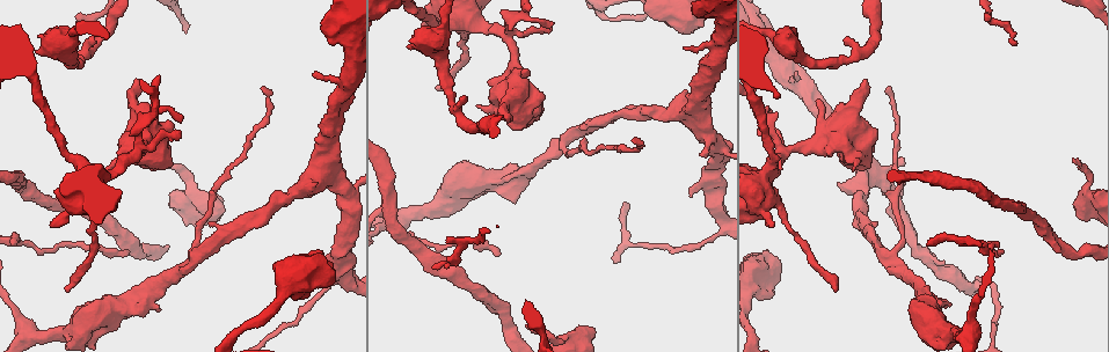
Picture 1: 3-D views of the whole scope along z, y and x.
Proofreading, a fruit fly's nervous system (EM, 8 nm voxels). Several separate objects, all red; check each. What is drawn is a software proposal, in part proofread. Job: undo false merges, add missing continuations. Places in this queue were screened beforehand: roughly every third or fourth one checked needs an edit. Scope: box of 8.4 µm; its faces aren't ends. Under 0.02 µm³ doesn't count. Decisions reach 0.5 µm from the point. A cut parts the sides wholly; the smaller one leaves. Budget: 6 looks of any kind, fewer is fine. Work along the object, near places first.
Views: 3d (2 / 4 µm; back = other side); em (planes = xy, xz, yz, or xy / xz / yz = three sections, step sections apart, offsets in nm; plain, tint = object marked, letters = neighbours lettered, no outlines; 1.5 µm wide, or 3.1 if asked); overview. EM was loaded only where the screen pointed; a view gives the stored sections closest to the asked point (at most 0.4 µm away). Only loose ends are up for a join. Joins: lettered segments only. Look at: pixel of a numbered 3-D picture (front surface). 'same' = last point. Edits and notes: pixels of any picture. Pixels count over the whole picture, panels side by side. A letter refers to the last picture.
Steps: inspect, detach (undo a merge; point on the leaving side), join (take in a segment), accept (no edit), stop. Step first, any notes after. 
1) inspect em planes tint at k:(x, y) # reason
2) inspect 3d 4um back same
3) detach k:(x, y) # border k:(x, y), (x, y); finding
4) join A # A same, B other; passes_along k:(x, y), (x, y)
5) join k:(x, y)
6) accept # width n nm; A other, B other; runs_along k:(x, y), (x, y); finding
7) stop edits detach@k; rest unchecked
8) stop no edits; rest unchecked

inspect em xz step 4 tint at 1:(501, 254) # an open end

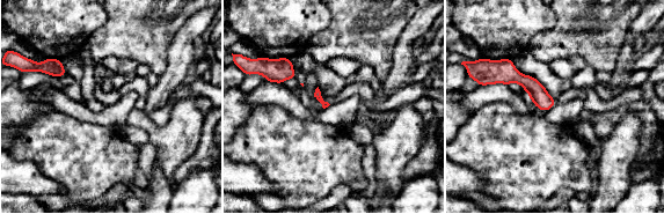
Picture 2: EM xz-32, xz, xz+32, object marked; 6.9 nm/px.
inspect em planes letters same

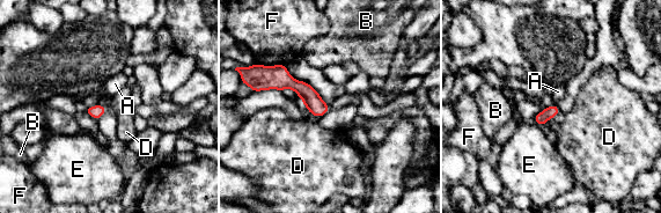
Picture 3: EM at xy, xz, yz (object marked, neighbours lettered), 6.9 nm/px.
accept # A other, B other, D other, E other, F other; runs_along 3:(265, 85), (294, 83), (325, 108); none of them fits

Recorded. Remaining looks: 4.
inspect em xz step 4 plain at 1:(968, 333) # sharp bend

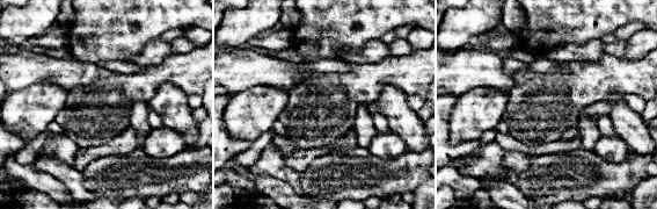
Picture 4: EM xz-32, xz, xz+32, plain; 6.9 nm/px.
inspect em xz step 4 letters same # what lies round it

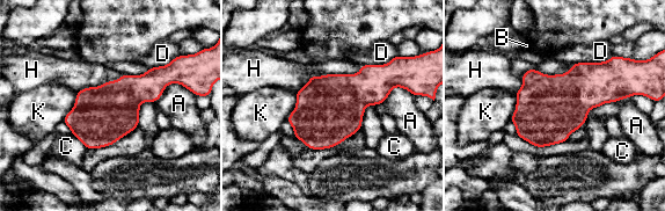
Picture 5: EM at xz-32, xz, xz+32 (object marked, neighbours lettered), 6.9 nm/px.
accept # A other, B other, C other, D other, H other, K other; border 5:(123, 73), (77, 92); continuous, no second cell

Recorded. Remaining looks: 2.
inspect em planes letters at 1:(442, 26) # calibre changes

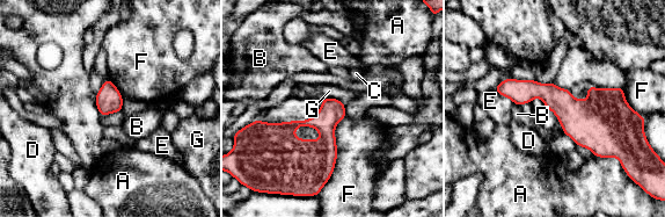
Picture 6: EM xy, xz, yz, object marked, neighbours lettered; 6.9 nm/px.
accept # longest_contact F 600 nm; A other, B other, C other, D other, E other, F other, G other; border 6:(345, 116), (316, 196); continuous, no second cell

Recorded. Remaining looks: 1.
stop no edits; rest unchecked

